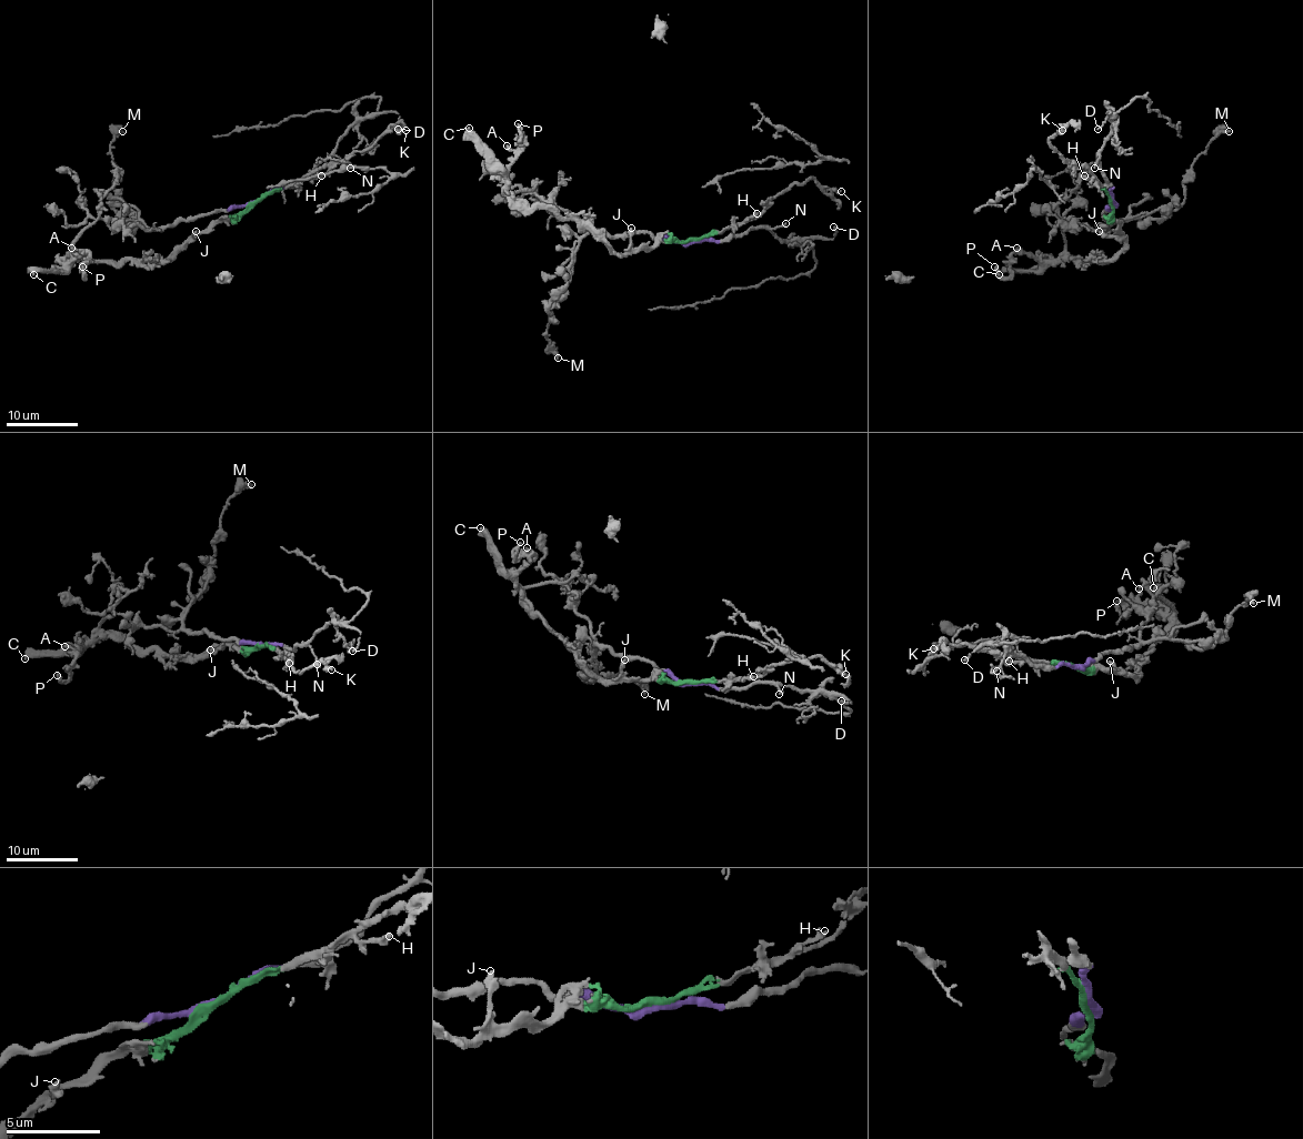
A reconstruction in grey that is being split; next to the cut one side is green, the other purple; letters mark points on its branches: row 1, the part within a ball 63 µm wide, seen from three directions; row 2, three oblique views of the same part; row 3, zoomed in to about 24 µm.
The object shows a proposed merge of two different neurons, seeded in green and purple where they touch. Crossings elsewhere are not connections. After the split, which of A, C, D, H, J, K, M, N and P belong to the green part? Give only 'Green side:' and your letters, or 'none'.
Green side: A, C, H, J, K, P

